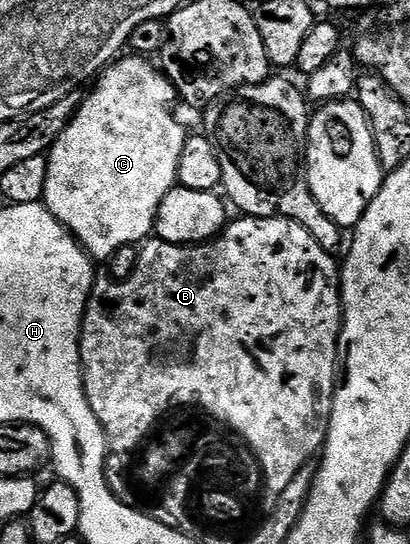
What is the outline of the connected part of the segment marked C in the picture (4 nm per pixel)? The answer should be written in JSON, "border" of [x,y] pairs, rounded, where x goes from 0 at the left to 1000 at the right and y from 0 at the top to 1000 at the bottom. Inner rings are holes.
{"border":[[[285,105],[232,145],[215,182],[188,193],[185,210],[112,285],[107,381],[176,428],[227,478],[263,474],[300,452],[329,454],[373,428],[395,368],[434,340],[434,294],[444,294],[454,252],[446,228],[429,219],[429,160],[380,121],[361,116],[368,112],[359,105],[302,105]]]}

